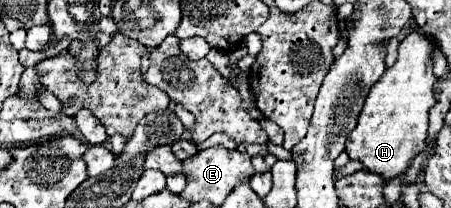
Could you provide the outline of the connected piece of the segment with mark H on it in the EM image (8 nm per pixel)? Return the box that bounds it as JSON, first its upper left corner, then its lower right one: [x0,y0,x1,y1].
[347,30,435,182]

